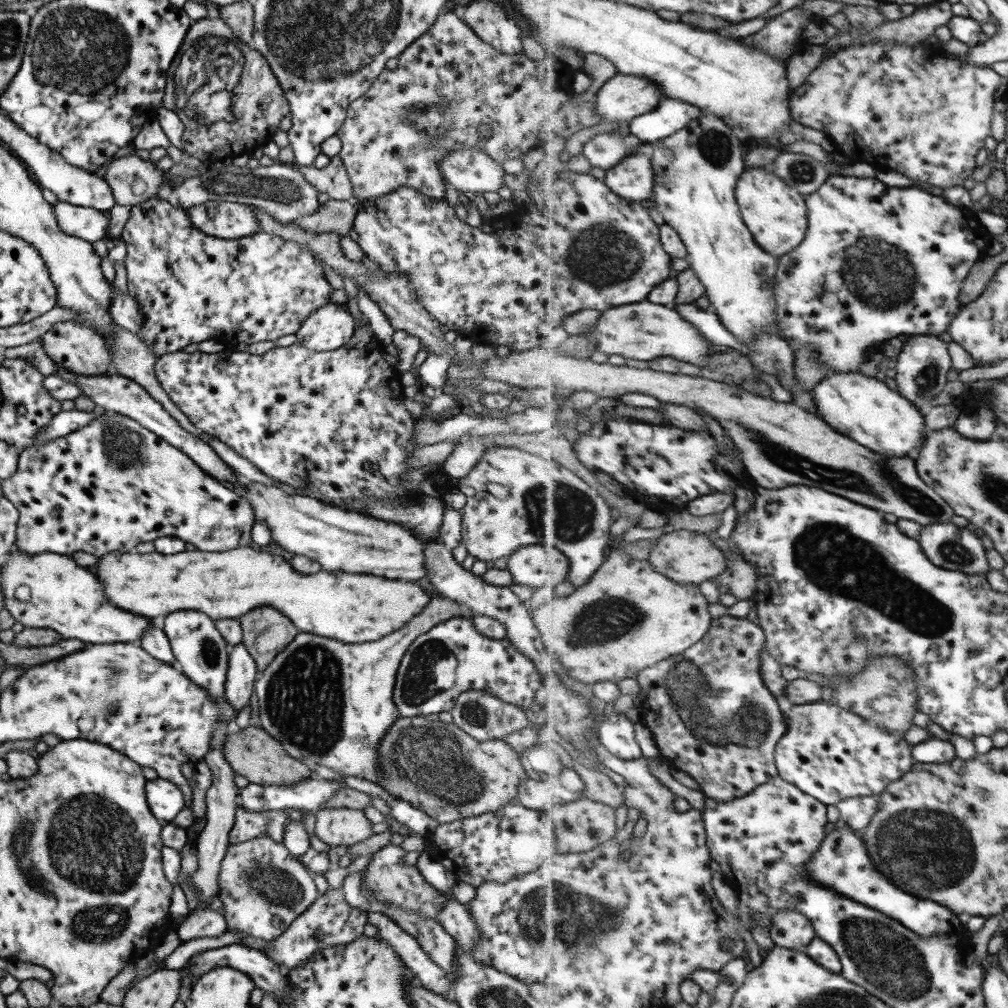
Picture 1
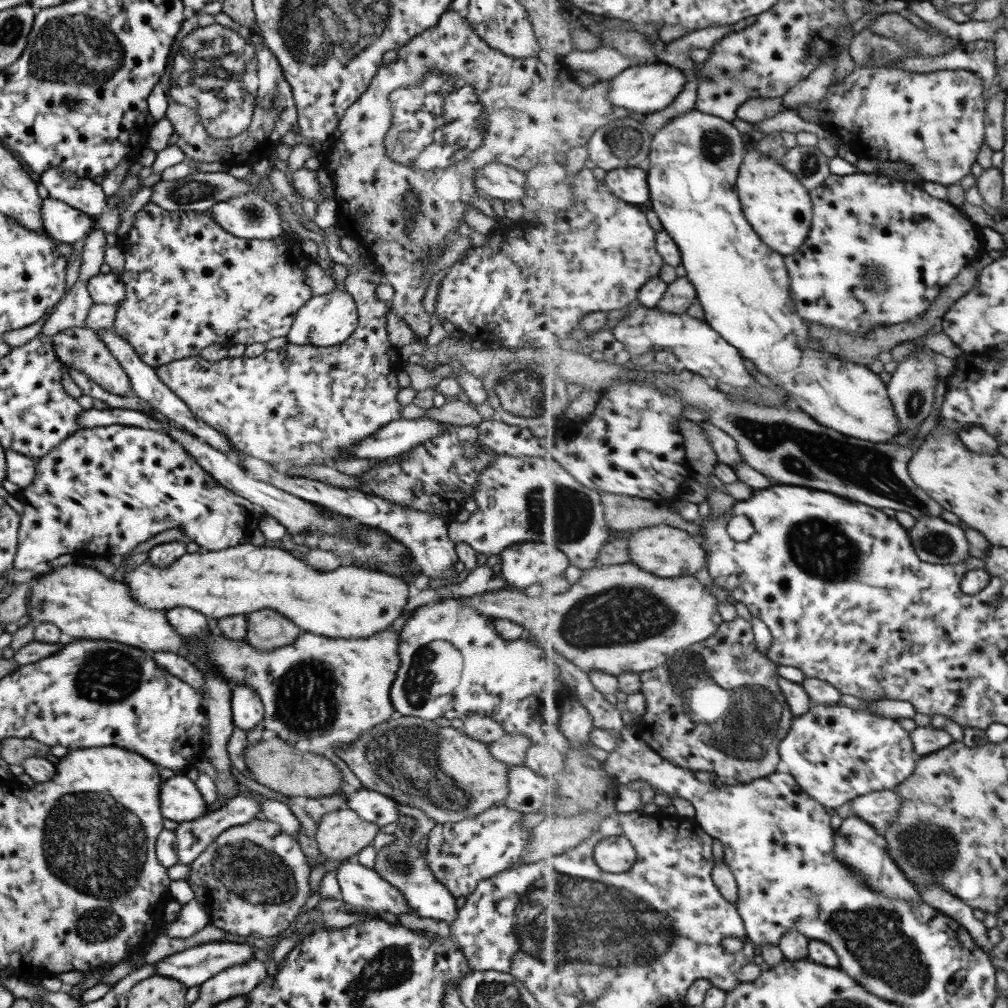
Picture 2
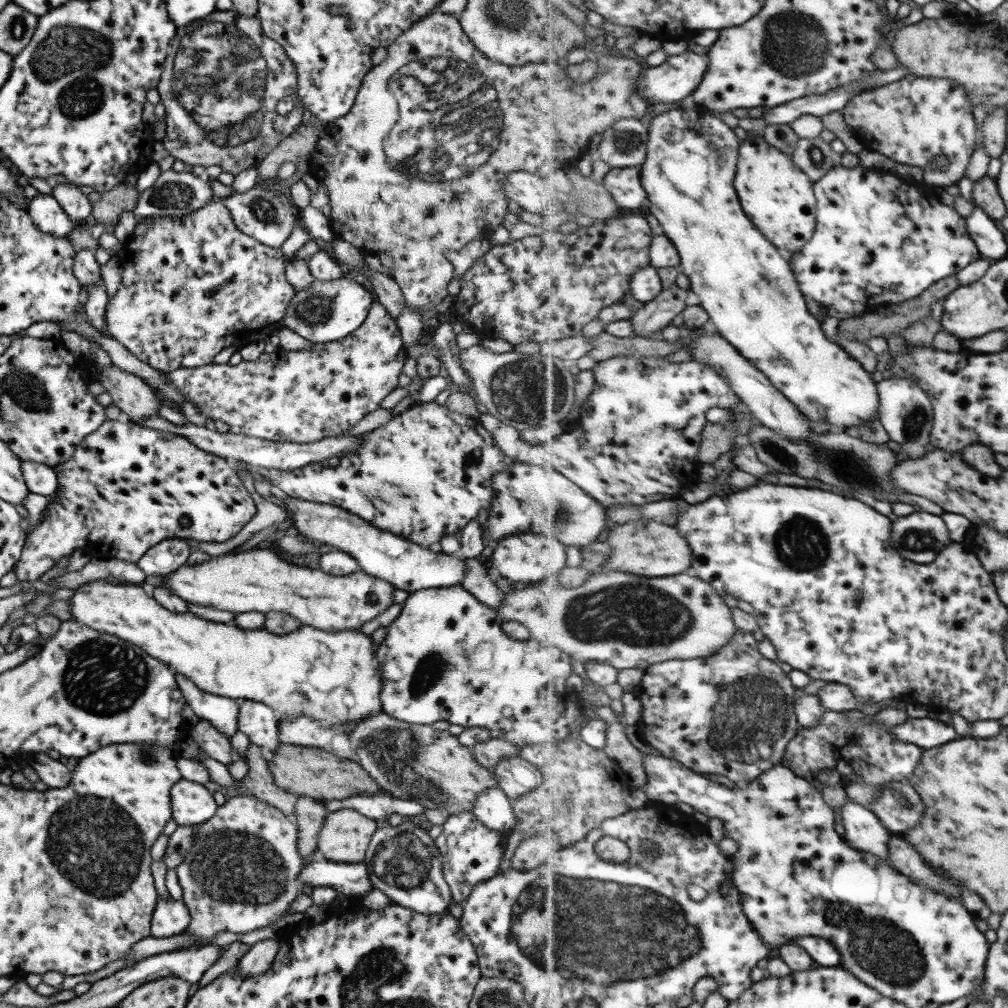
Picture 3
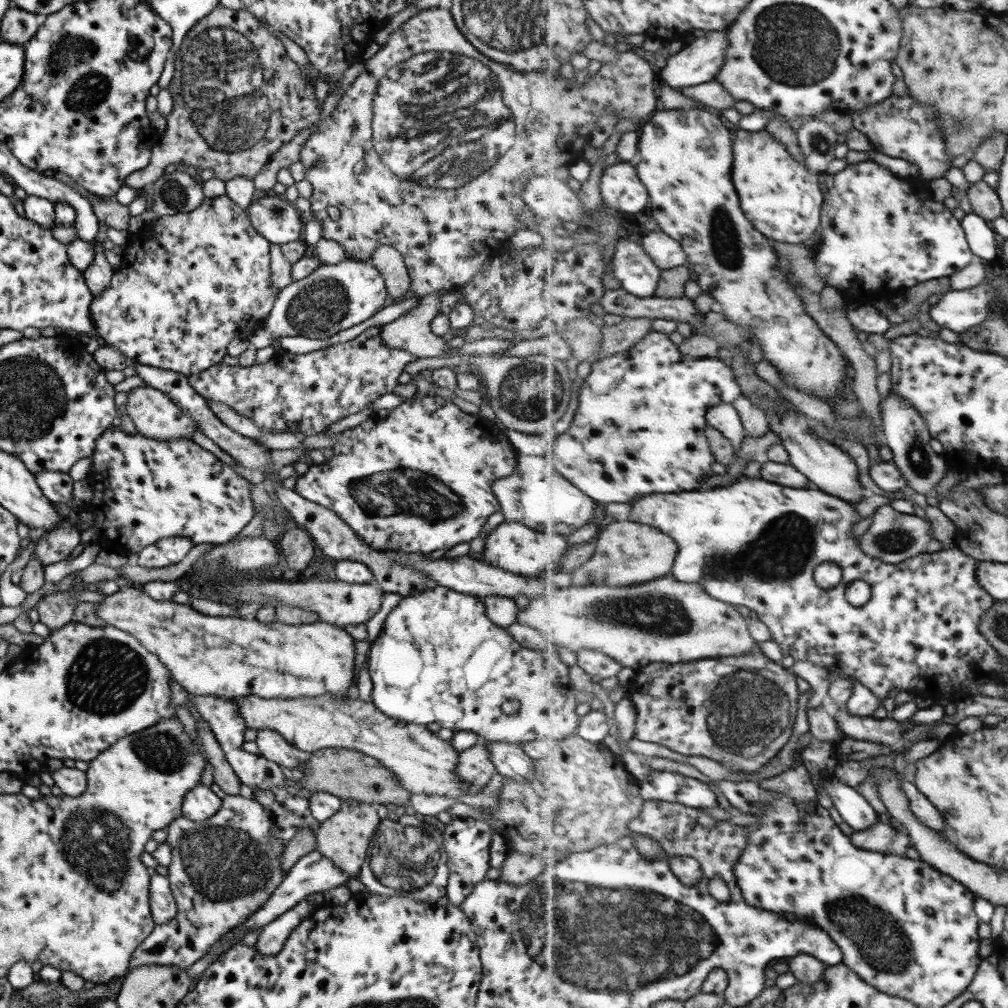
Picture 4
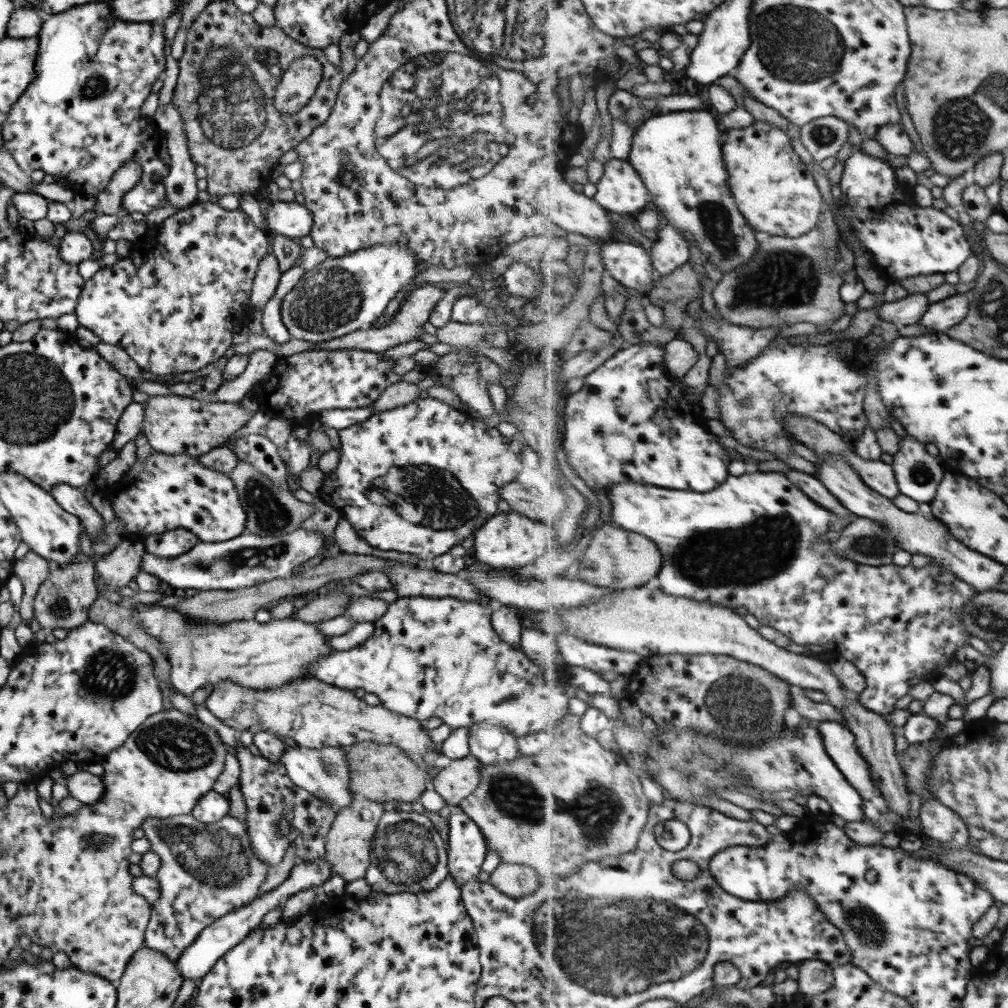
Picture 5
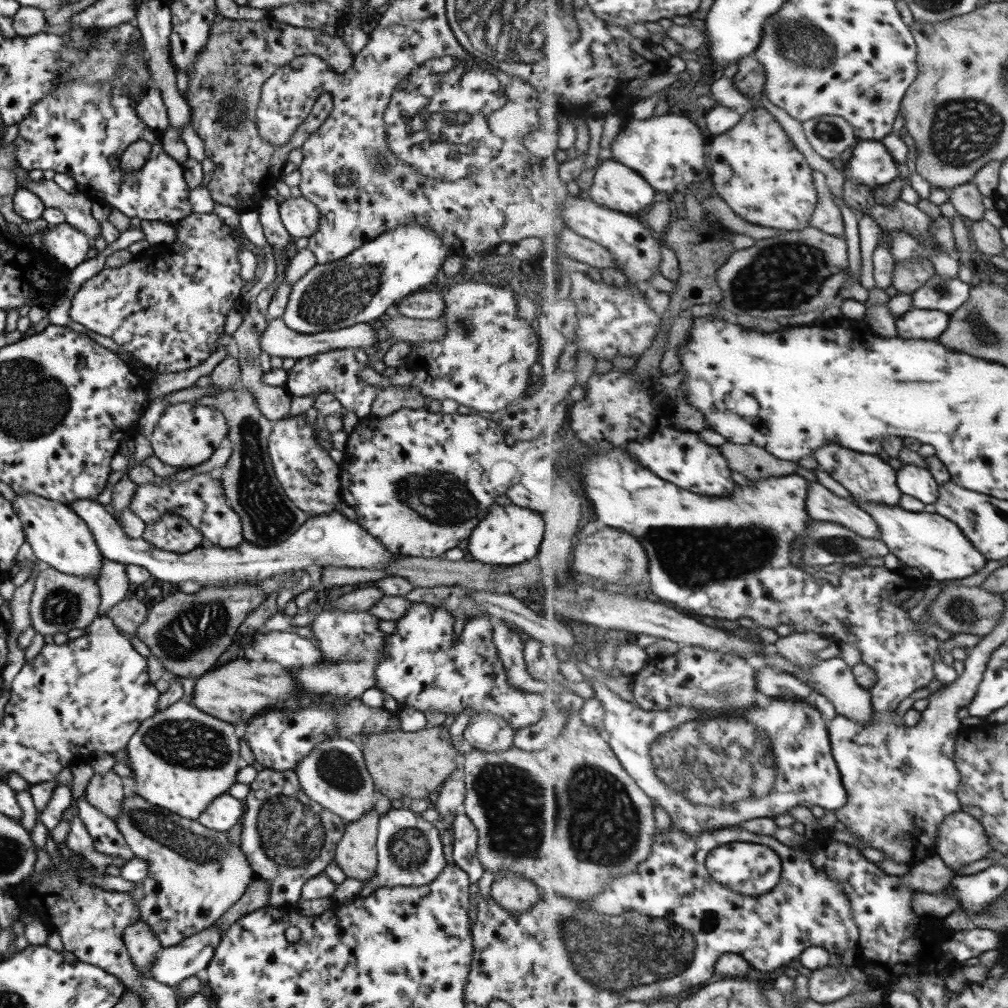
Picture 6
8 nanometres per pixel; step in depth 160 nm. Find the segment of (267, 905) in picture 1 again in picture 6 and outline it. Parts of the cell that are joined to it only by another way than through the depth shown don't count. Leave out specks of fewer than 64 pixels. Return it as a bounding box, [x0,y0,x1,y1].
[111,794,253,948]

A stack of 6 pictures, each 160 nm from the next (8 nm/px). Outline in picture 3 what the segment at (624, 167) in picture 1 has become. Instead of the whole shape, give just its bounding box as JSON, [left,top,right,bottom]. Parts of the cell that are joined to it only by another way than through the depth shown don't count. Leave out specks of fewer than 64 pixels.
[603,167,648,208]

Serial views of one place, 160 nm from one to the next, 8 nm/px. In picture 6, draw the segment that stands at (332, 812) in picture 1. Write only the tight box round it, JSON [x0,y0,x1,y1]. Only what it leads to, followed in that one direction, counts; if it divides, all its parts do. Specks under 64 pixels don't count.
[334,808,378,883]

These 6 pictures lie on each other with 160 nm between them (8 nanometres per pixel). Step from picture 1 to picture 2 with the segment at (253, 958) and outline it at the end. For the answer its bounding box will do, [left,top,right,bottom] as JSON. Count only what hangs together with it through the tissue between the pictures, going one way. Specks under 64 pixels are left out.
[152,941,252,988]

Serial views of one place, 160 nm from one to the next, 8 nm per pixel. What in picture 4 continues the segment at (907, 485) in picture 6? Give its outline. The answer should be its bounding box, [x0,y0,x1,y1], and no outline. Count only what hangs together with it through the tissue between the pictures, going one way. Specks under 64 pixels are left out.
[881,390,950,494]

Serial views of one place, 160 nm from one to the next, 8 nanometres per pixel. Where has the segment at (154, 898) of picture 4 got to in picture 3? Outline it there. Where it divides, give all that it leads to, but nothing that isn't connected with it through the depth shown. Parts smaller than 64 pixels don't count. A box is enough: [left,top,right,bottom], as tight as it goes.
[150,899,189,938]

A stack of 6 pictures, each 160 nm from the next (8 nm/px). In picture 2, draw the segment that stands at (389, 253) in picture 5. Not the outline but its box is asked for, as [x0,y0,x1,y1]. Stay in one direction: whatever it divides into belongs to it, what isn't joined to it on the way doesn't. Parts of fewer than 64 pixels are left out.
[286,291,357,347]

